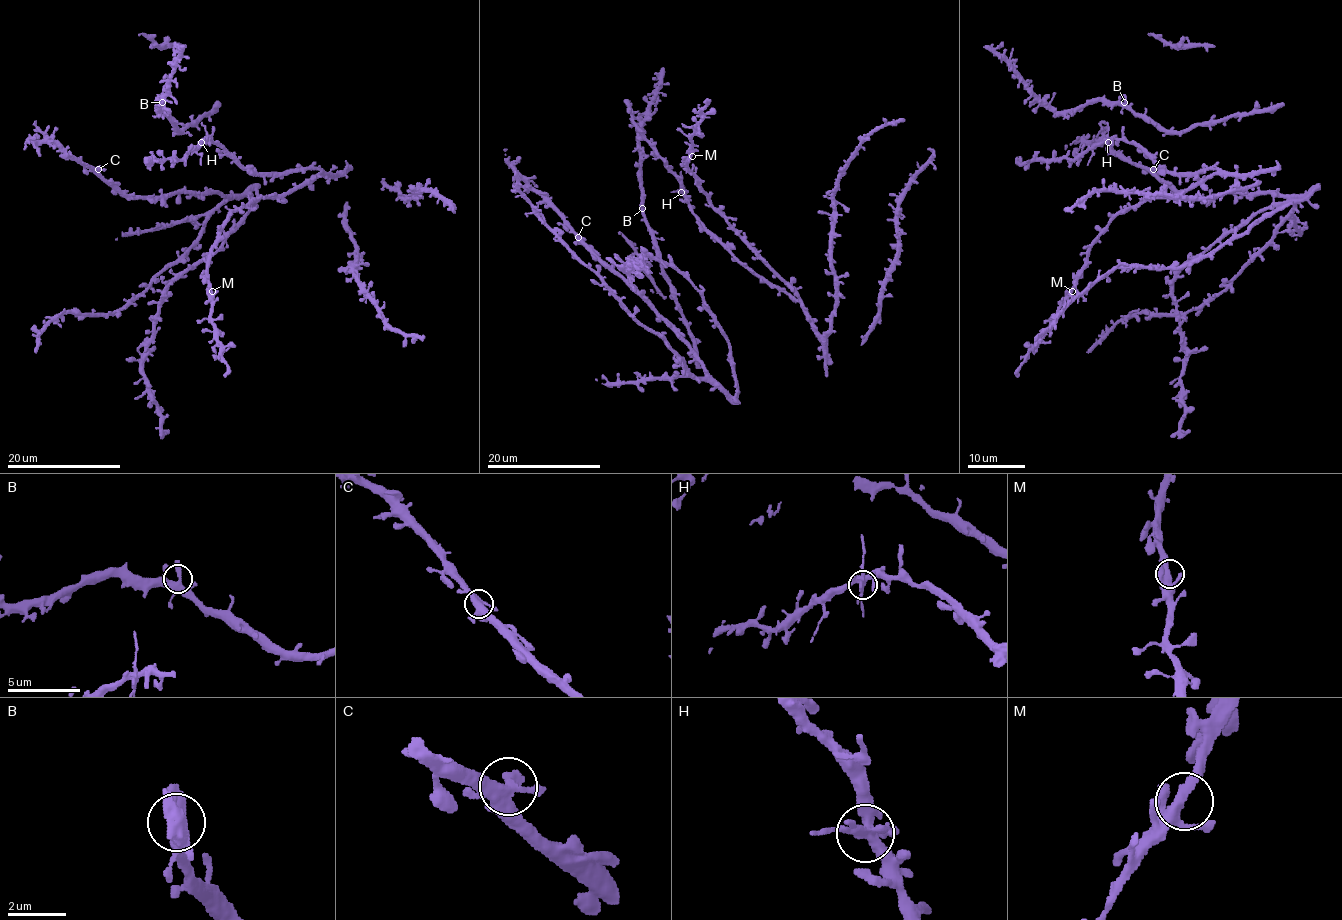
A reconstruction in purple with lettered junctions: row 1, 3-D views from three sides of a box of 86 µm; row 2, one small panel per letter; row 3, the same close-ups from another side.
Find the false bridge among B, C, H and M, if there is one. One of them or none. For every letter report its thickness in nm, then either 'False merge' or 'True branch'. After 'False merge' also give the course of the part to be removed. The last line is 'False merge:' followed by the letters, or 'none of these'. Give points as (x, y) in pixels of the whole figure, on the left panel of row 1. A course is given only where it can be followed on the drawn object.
B: Thickness 360 nm. True branch
C: Thickness 320 nm. True branch
H: Thickness 360 nm. False merge. Course of the part to remove: (202, 142), (207, 136), (202, 122)
M: Thickness 360 nm. True branch
False merge: H

